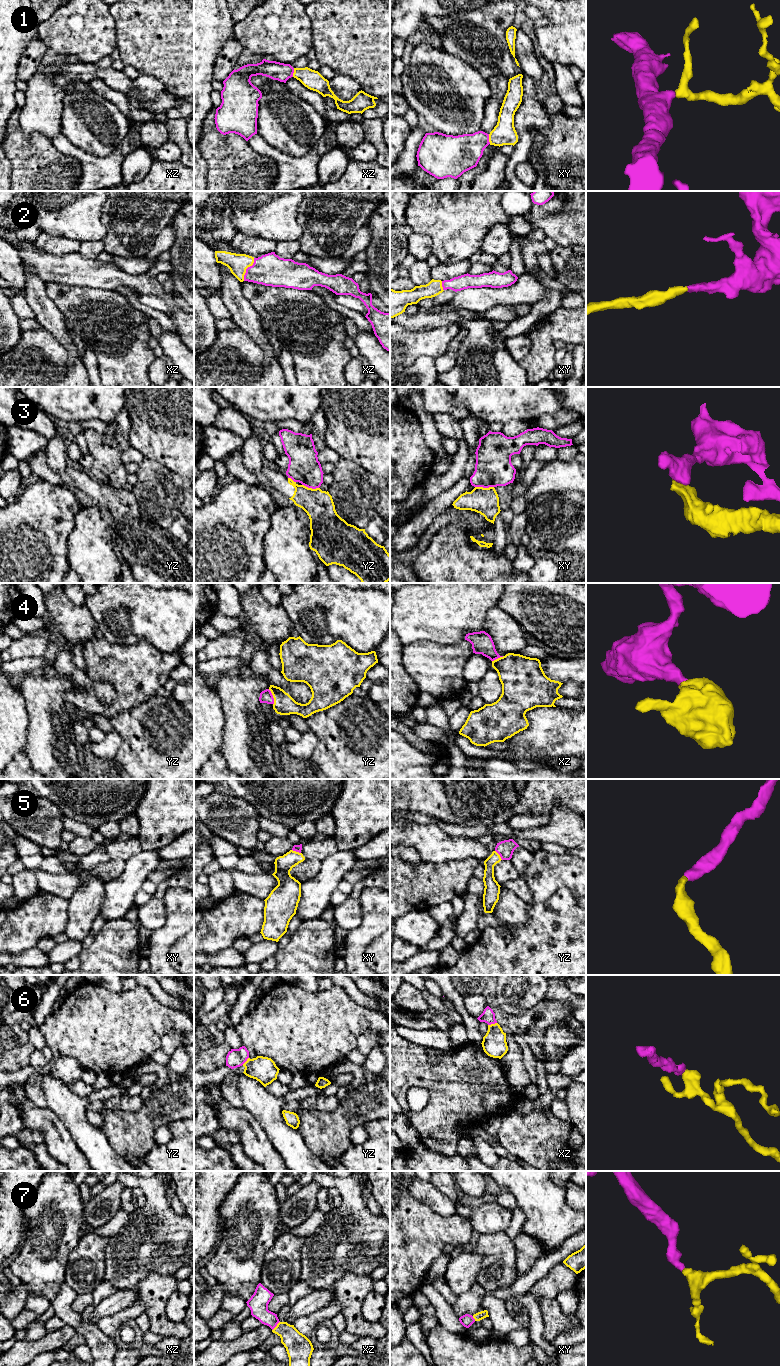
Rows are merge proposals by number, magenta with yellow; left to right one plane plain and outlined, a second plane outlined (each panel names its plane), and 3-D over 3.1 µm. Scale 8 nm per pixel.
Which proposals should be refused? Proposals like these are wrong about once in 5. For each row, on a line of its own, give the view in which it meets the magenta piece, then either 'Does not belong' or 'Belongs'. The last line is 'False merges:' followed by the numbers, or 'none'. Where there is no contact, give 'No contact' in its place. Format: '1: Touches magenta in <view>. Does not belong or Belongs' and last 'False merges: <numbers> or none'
1: Touches magenta in xy. Belongs
2: Touches magenta in xz. Belongs
3: Touches magenta in xy. Does not belong
4: Touches magenta in yz. Belongs
5: Touches magenta in yz. Belongs
6: Touches magenta in xz. Belongs
7: Touches magenta in xz. Belongs
False merges: 3

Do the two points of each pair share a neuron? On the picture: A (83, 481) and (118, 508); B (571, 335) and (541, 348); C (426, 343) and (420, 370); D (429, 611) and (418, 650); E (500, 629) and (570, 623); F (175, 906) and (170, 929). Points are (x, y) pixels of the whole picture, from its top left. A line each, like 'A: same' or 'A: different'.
A: same
B: same
C: different
D: different
E: different
F: same

